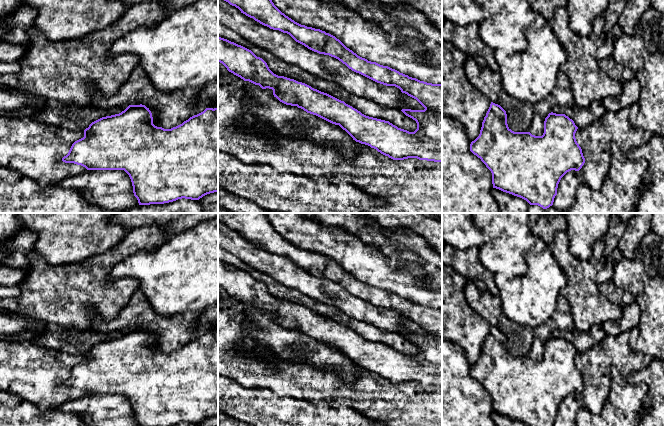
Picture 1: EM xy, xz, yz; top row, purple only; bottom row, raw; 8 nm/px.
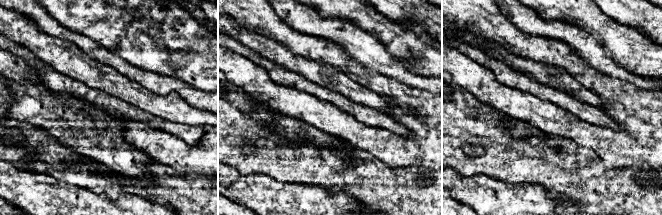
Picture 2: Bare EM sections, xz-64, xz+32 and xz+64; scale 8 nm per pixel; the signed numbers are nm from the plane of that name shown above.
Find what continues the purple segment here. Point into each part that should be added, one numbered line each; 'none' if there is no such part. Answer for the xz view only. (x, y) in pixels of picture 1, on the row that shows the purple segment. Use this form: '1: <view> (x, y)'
none

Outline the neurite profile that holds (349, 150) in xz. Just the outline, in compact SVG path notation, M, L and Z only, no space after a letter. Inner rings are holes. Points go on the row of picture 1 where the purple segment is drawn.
M244 81L244 86L245 97L241 101L244 110L268 122L283 137L314 141L318 146L329 145L345 160L356 158L358 143L339 125L280 102L272 89L262 89L249 81Z

